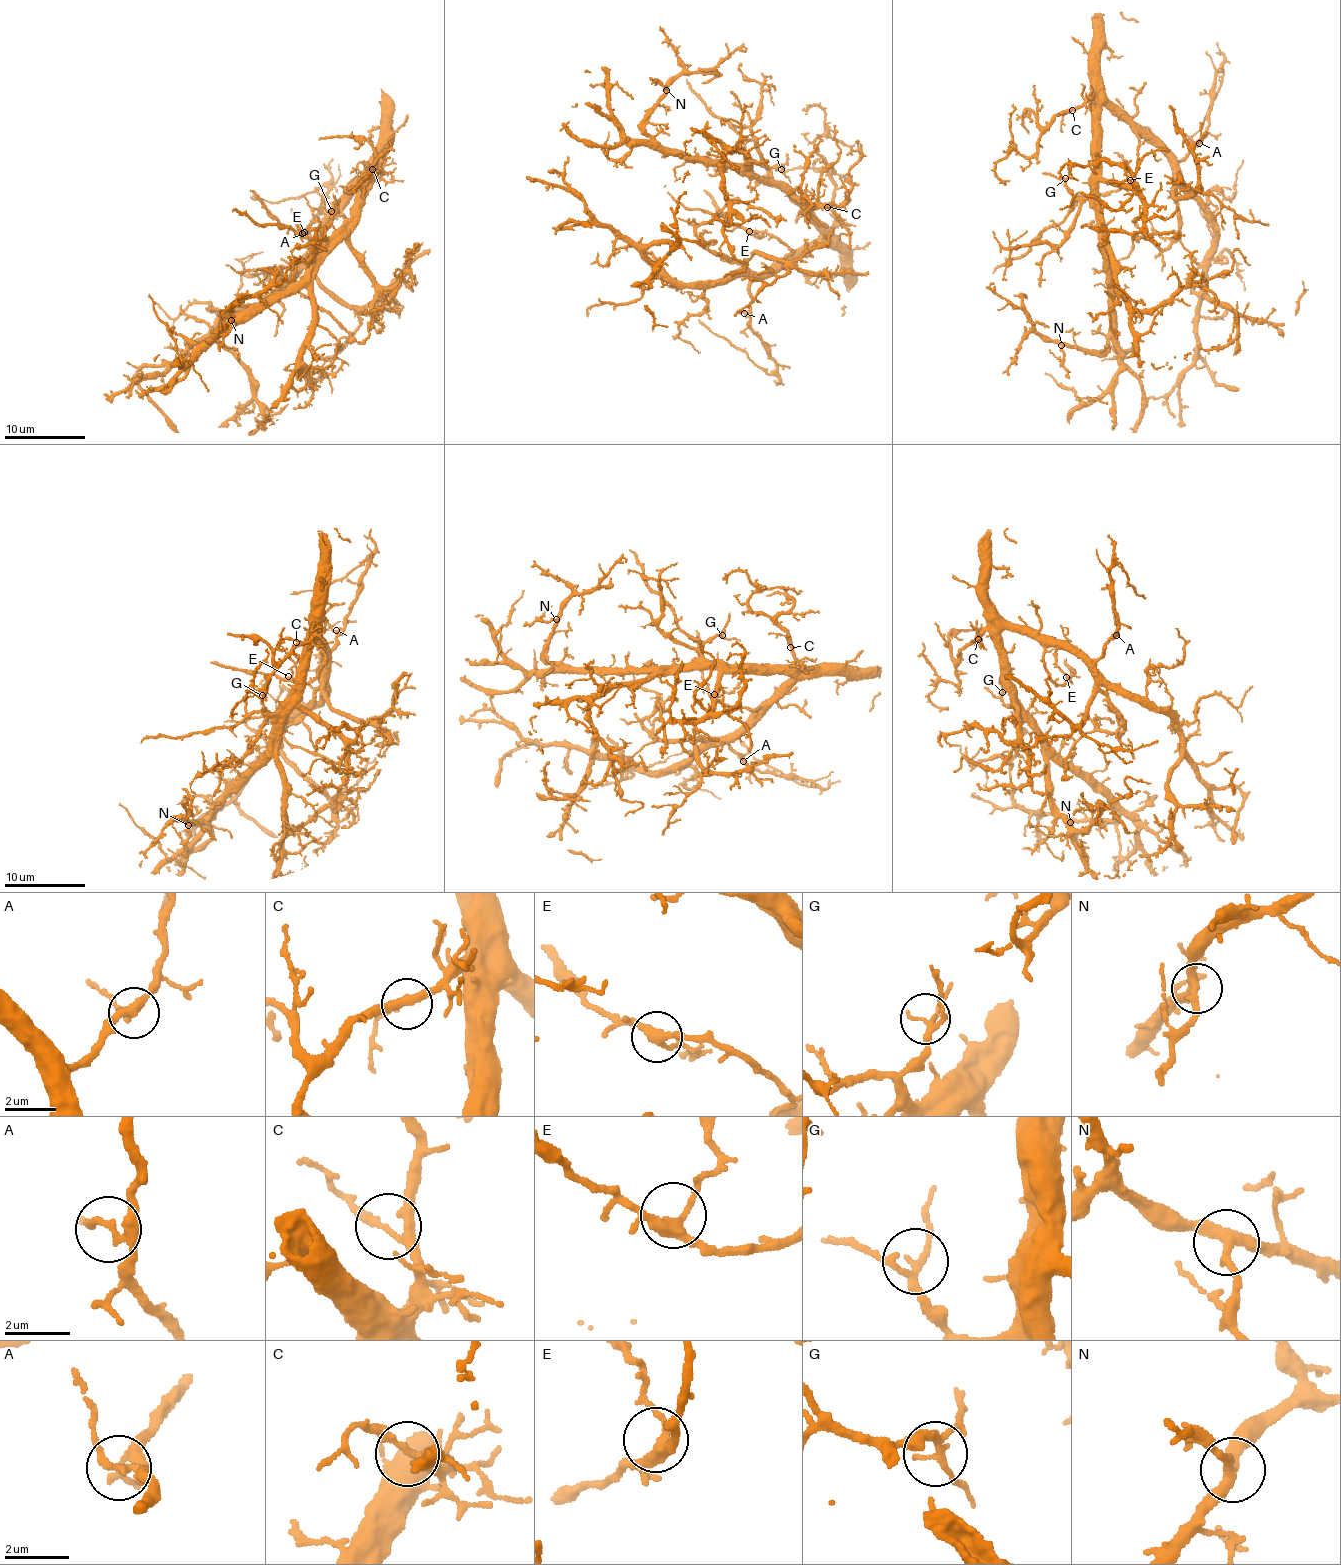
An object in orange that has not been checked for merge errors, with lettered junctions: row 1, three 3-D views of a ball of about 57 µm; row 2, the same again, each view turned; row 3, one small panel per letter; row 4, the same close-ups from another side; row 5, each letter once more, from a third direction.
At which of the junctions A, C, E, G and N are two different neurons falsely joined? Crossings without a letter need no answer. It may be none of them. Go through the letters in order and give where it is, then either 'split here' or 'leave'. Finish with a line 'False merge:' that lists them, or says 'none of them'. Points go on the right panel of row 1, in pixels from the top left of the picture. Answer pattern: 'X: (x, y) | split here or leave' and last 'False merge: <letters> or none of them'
A: (1199, 143) | leave
C: (1072, 110) | leave
E: (1130, 180) | leave
G: (1065, 178) | leave
N: (1061, 345) | leave
False merge: none of them

